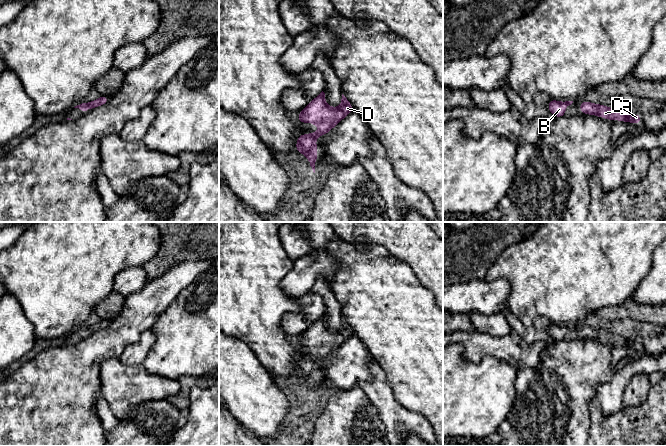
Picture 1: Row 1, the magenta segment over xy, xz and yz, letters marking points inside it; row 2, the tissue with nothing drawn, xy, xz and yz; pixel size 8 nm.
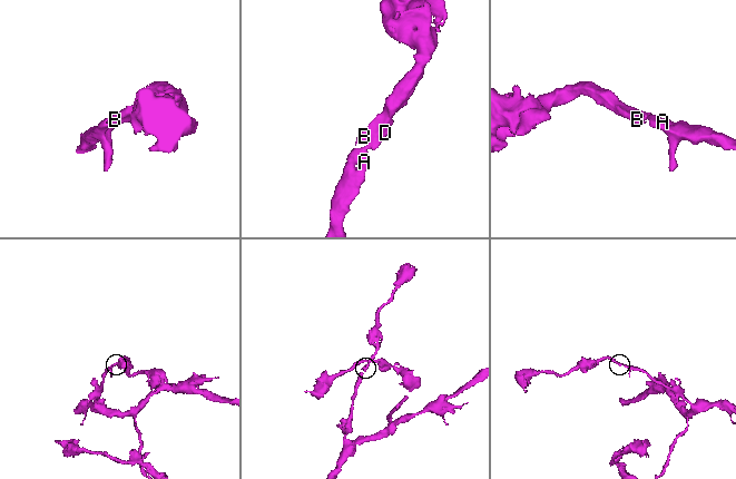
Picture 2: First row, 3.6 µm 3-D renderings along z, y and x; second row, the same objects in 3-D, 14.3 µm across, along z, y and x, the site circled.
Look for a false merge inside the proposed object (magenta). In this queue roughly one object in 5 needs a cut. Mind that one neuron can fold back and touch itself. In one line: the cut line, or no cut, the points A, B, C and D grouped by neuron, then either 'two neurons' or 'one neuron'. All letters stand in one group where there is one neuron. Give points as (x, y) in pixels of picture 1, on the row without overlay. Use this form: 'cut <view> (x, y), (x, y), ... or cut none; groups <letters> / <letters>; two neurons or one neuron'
cut none; groups A B C D; one neuron

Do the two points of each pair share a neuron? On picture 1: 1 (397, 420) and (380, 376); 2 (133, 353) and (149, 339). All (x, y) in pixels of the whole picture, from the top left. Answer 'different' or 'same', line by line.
1: same
2: same

